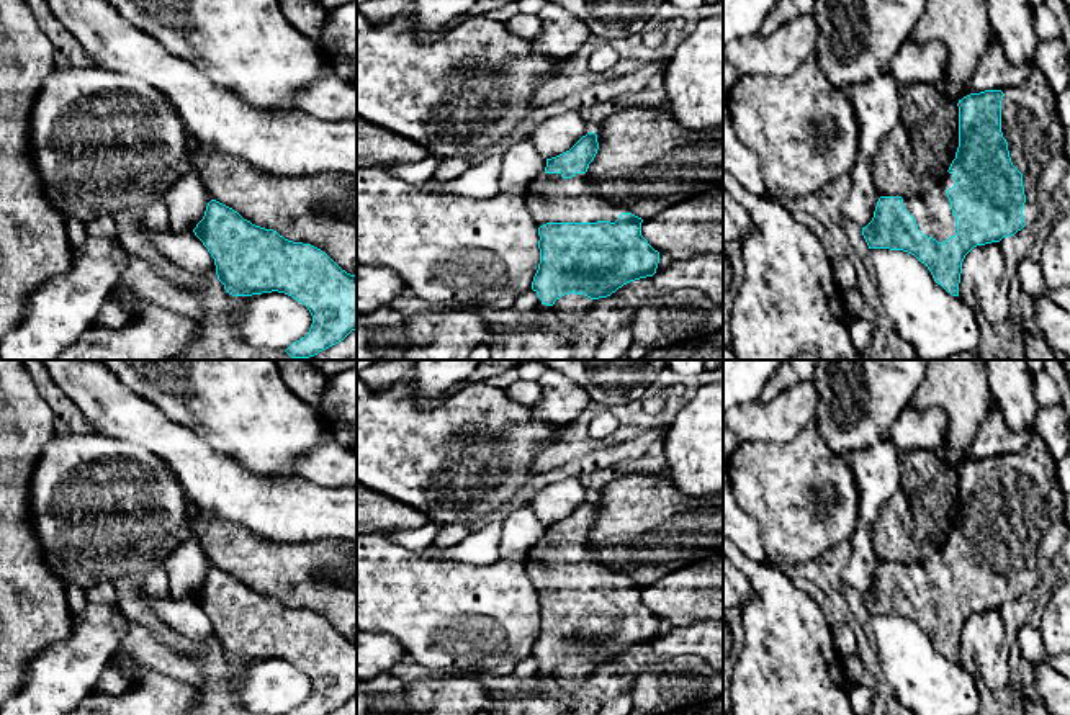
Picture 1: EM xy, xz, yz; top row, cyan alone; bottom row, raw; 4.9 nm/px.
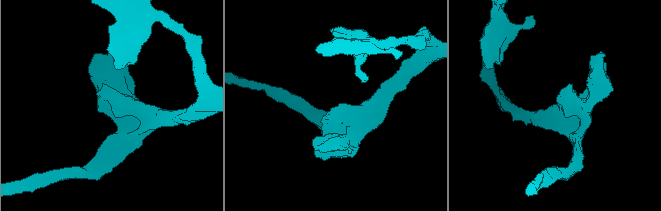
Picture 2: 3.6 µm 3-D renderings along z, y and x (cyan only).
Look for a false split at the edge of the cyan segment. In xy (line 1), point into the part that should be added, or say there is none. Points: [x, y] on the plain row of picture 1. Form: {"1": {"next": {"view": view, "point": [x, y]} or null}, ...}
{"1": {"next": null}}

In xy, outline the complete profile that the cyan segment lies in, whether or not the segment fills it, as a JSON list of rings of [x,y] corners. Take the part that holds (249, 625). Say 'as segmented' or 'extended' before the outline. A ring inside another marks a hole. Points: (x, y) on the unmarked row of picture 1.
as segmented; [[[216,566],[208,569],[193,599],[214,625],[218,646],[229,661],[252,663],[278,658],[309,676],[312,682],[309,699],[288,715],[329,715],[357,695],[357,643],[342,636],[321,615],[255,592]]]

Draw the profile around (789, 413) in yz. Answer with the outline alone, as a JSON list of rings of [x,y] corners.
[[[813,381],[798,383],[772,401],[746,402],[723,414],[726,425],[740,442],[784,443],[816,420],[818,391]]]

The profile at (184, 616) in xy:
[[[142,592],[139,599],[157,615],[160,628],[169,625],[195,643],[200,651],[211,653],[213,650],[218,650],[214,625],[193,597],[160,597]]]

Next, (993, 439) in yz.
[[[993,402],[985,422],[977,430],[969,456],[970,460],[980,460],[1024,452],[1032,434],[1034,425],[1024,430],[1009,430]]]

